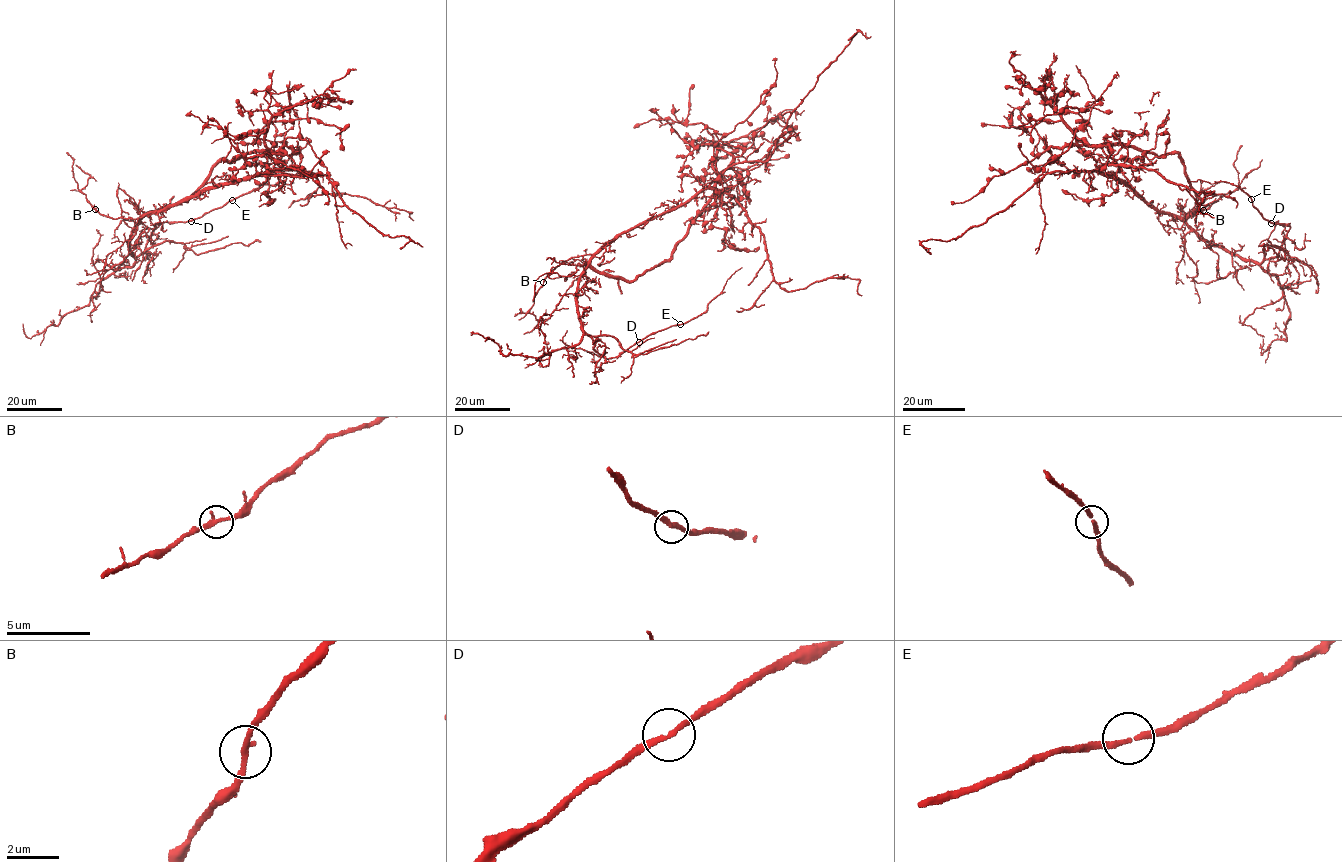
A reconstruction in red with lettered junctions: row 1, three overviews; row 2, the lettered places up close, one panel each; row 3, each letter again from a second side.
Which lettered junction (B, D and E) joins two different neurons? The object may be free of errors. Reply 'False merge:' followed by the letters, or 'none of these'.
False merge: none of these

